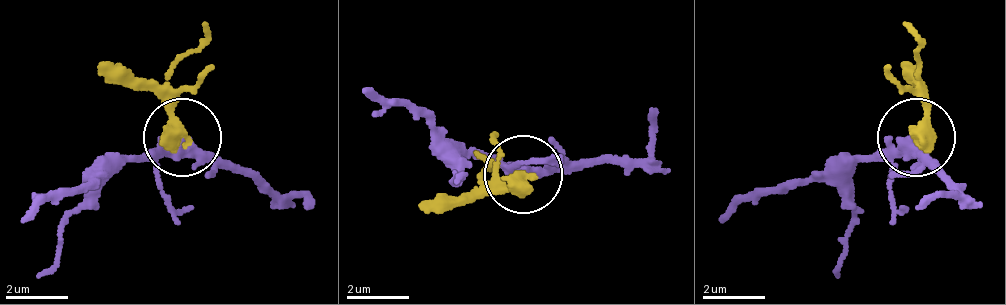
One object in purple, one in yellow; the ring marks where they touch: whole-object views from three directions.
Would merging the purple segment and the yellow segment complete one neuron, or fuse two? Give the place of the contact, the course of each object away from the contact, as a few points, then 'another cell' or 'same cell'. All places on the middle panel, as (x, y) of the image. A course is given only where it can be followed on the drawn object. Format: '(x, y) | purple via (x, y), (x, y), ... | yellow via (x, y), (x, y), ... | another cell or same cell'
(523, 174) | purple via (524, 176), (483, 152), (443, 152), (426, 113), (362, 90) | yellow via (524, 176), (478, 184), (488, 168), (473, 152) | same cell

